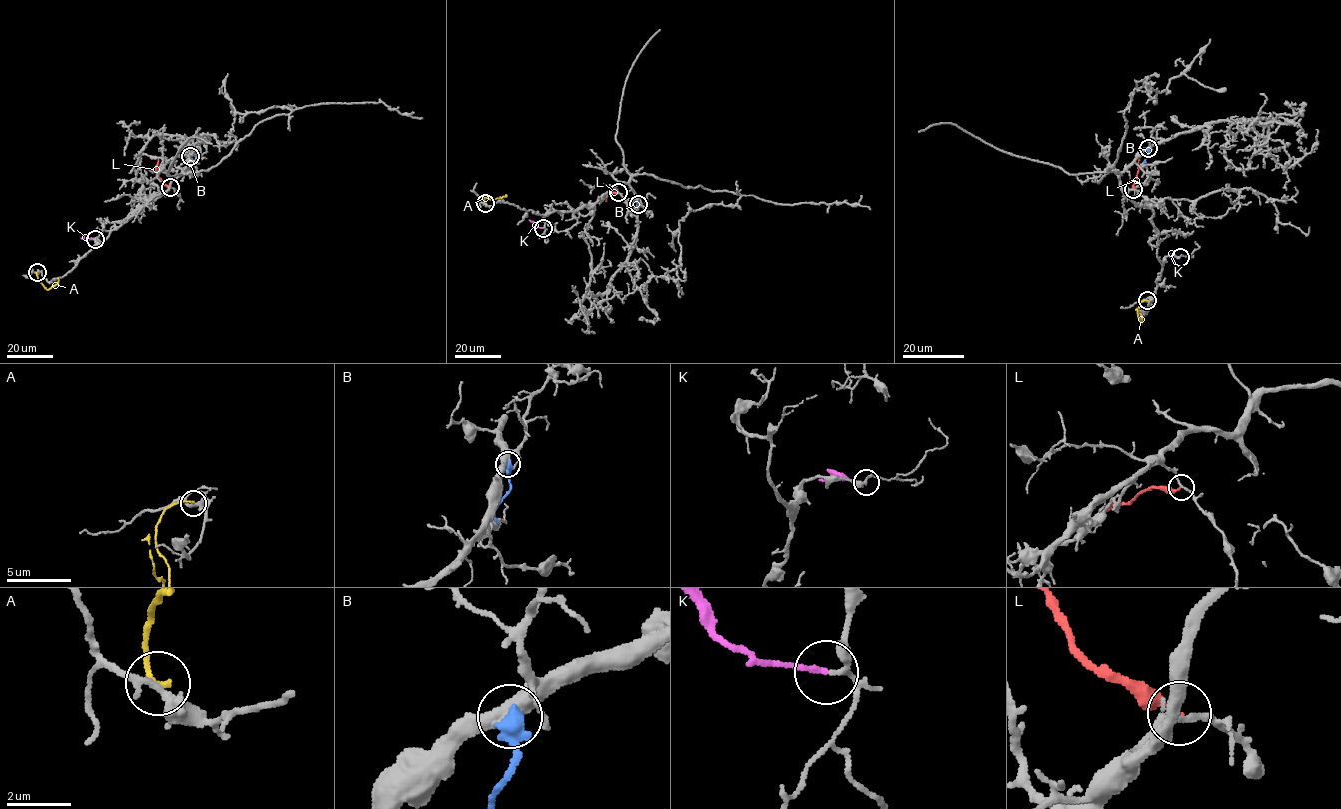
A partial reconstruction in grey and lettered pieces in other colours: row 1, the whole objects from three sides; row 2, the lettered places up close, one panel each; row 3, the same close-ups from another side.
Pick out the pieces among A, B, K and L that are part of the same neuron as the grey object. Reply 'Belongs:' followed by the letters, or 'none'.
Belongs: K

